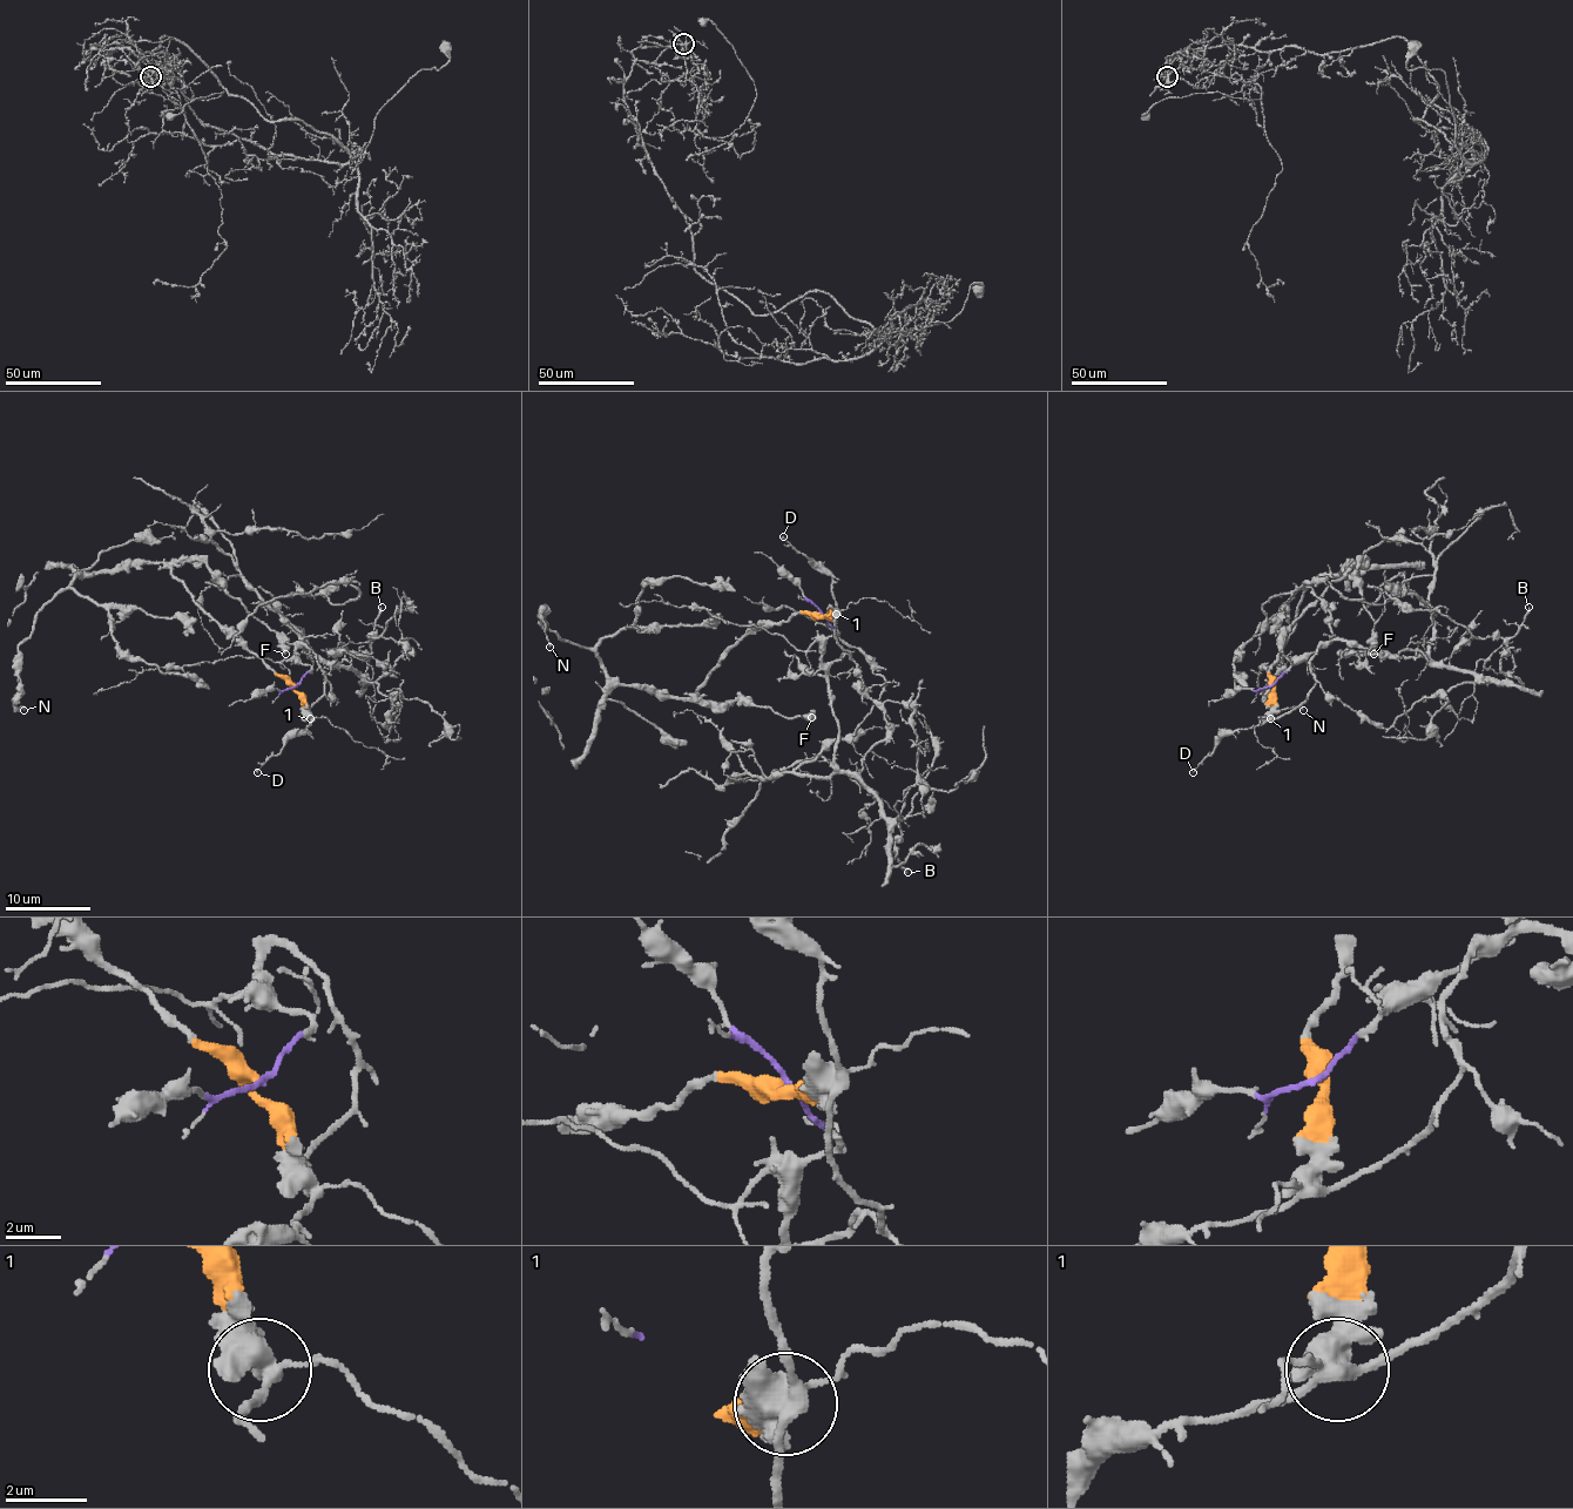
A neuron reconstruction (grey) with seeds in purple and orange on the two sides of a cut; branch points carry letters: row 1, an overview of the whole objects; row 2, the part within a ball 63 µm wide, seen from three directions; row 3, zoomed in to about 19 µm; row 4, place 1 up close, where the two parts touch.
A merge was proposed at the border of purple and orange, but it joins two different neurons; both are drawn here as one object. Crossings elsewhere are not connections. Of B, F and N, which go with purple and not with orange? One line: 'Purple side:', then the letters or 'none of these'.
Purple side: B

